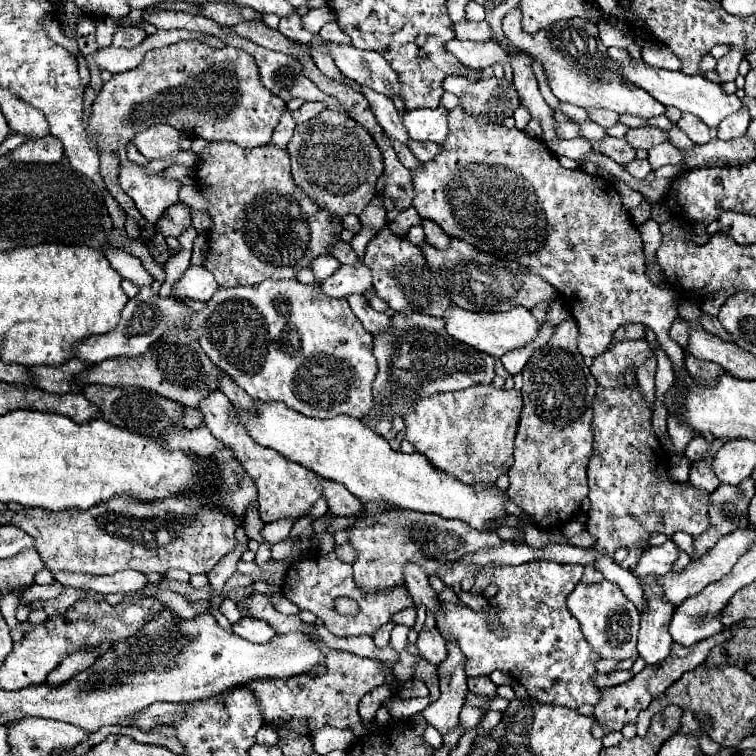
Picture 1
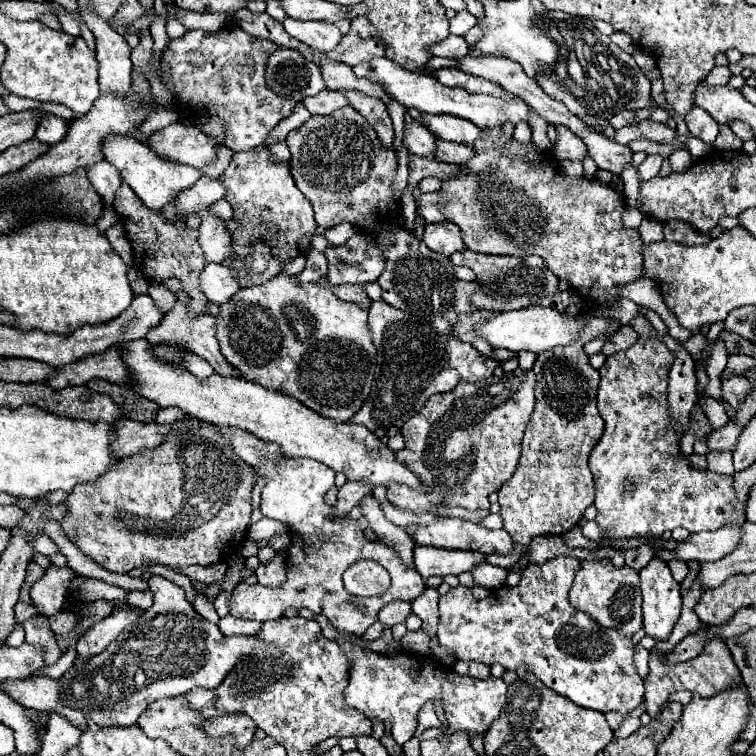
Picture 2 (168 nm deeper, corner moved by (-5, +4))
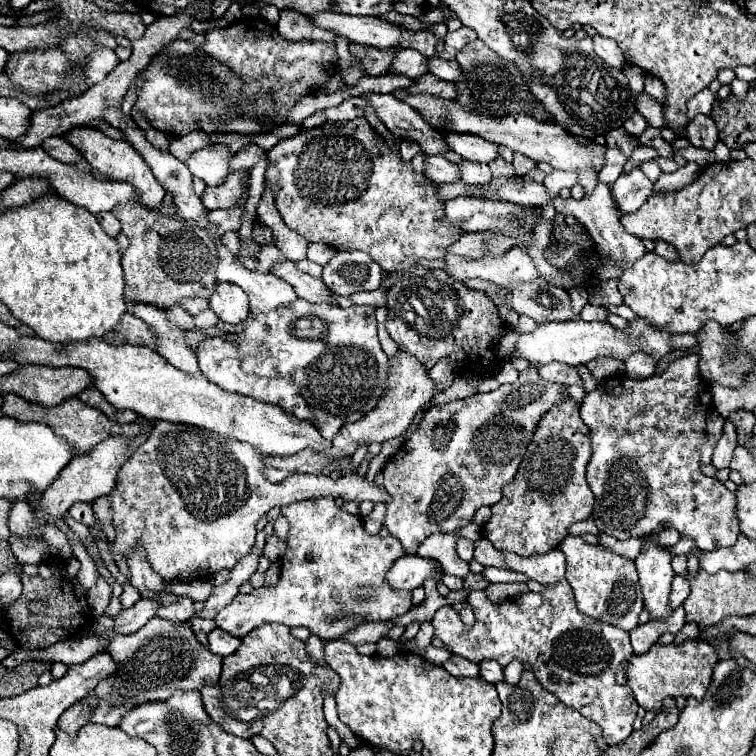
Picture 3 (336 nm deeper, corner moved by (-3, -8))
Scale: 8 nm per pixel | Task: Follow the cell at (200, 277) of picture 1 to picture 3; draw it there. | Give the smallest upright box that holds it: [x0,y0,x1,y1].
[210,282,250,324]

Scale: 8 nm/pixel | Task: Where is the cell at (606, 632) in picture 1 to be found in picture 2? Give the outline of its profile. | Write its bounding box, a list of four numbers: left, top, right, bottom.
[570,560,643,636]

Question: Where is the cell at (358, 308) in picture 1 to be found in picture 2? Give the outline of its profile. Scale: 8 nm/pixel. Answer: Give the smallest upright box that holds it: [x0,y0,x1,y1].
[320,278,372,308]

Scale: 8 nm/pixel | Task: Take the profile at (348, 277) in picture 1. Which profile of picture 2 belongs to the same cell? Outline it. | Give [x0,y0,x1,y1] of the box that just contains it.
[324,234,384,286]

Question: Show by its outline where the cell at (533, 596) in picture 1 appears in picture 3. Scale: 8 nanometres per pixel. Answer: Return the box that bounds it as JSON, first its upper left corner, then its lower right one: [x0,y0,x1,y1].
[432,580,638,744]

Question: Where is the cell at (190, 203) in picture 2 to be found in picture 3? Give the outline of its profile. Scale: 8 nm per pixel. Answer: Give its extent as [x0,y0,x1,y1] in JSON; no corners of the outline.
[202,172,248,210]

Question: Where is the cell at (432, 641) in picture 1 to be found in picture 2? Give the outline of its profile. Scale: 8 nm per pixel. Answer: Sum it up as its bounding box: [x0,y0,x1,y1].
[412,588,438,636]

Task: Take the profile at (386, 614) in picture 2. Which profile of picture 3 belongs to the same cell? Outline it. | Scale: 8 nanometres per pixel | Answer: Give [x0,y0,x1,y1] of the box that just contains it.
[340,622,392,646]

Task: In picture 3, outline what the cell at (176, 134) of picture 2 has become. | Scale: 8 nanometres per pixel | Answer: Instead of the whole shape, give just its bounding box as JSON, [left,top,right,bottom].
[186,144,232,186]

